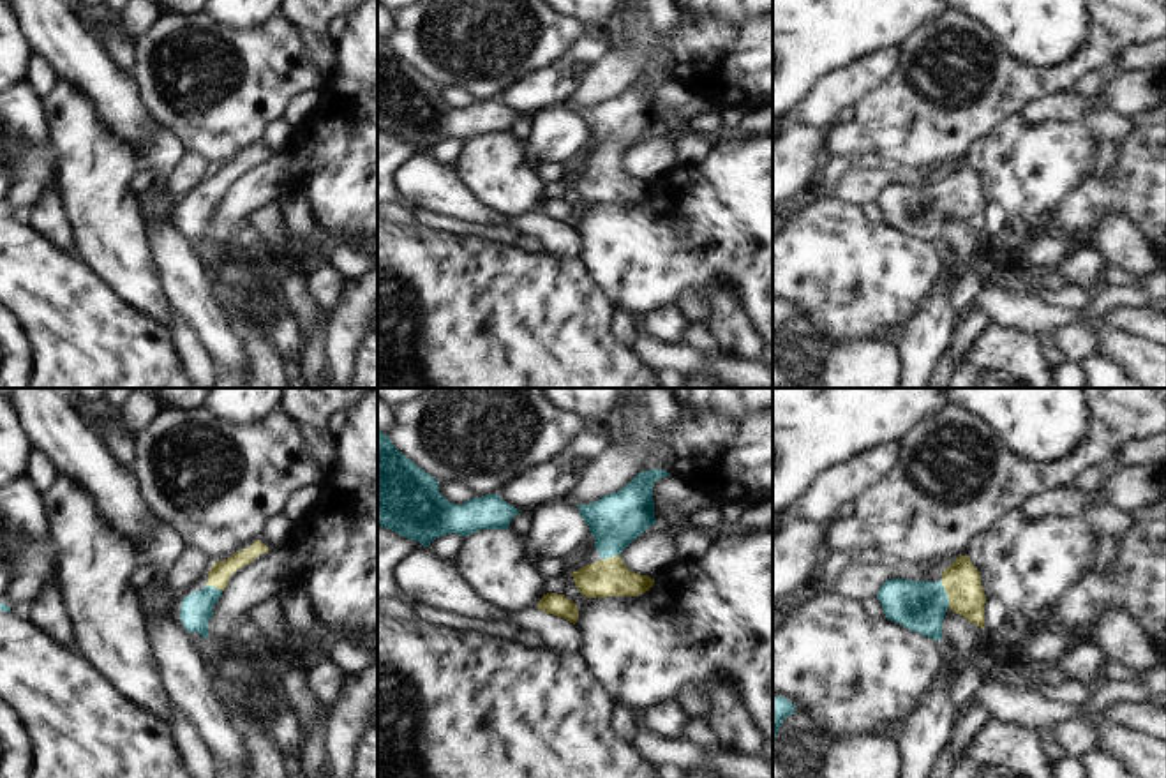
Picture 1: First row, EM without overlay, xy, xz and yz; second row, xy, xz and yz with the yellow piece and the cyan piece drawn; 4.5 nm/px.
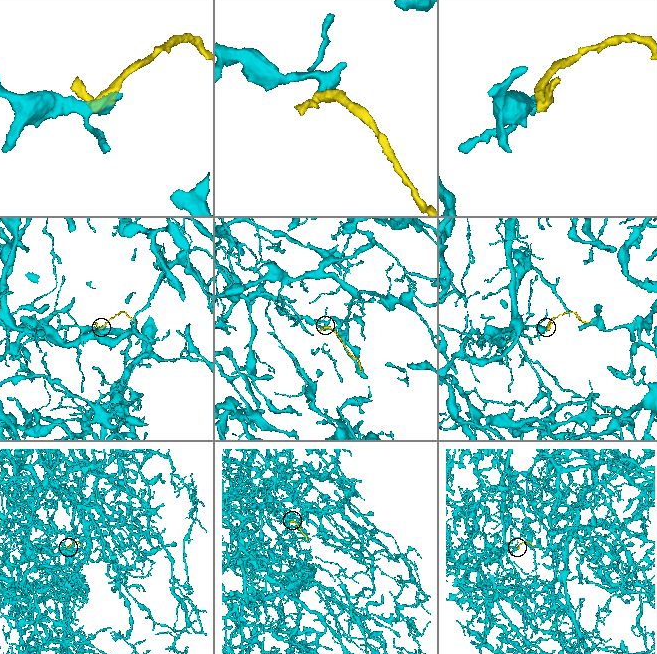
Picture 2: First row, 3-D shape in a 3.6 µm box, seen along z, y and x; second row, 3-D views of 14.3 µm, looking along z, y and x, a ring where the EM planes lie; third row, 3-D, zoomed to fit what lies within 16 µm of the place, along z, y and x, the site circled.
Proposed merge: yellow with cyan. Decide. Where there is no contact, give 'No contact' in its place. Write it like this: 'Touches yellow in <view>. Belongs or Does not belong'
Touches yellow in yz. Belongs.

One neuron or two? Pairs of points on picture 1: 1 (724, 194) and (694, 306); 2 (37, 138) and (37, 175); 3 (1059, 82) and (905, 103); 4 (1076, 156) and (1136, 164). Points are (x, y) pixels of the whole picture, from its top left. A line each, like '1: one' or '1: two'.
1: two
2: two
3: one
4: two

